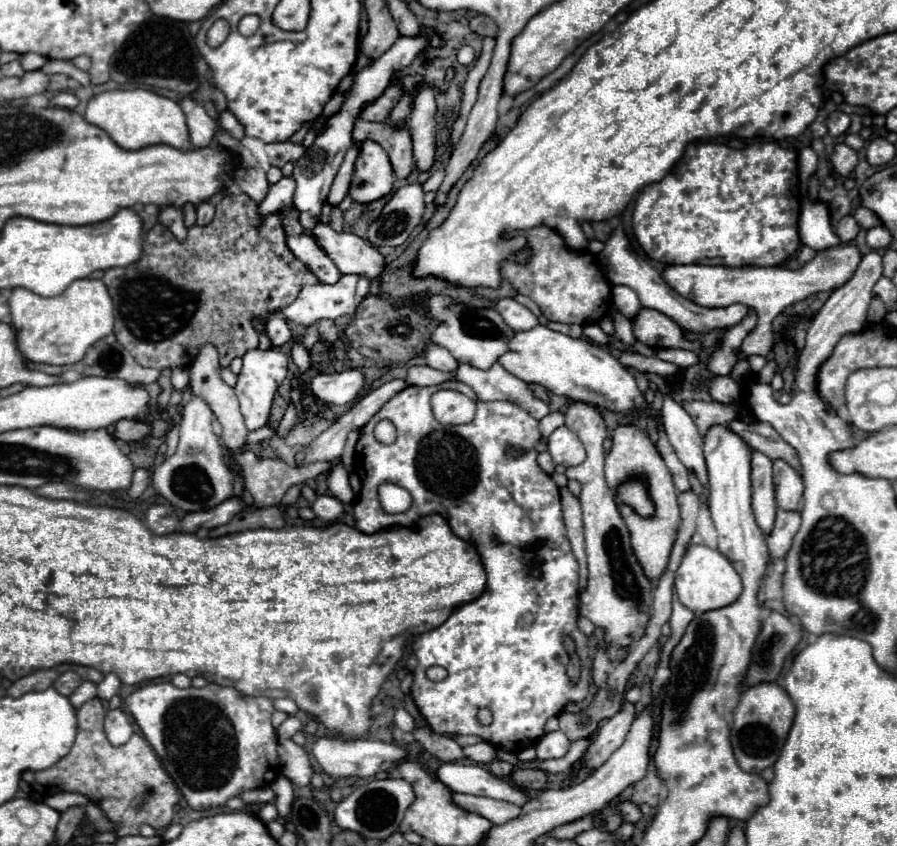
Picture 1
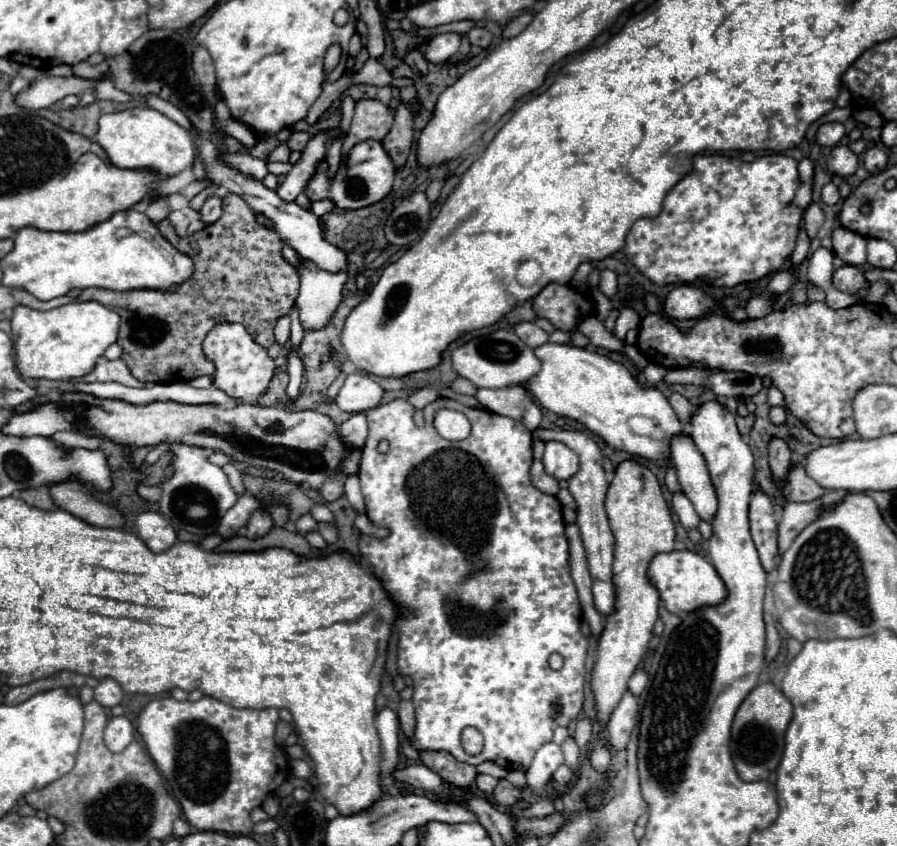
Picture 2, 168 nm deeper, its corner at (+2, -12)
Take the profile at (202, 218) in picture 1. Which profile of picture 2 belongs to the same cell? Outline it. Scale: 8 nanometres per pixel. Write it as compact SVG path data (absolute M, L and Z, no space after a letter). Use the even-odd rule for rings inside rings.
M210 196L206 202L204 202L204 206L202 206L202 220L204 222L210 222L210 224L214 224L218 218L220 218L220 214L222 214L222 198L220 196Z

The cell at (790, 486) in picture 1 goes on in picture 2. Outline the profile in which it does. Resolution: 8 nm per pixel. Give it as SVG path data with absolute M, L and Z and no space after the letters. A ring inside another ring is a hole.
M770 438L770 442L768 442L768 464L770 464L770 470L772 470L776 480L784 480L786 478L788 468L792 464L790 454L792 452L790 452L786 440Z

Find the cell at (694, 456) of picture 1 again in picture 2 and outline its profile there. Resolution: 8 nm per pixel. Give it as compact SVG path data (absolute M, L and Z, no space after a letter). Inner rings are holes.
M688 434L672 438L672 462L684 494L694 504L694 510L704 522L712 522L718 510L716 492L704 462L704 456L694 446Z

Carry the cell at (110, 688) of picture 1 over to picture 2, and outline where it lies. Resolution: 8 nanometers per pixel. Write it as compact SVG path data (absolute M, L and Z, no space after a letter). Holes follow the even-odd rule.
M112 678L100 680L100 684L94 688L94 700L100 702L104 708L112 708L112 706L120 704L120 700L122 700L120 684Z

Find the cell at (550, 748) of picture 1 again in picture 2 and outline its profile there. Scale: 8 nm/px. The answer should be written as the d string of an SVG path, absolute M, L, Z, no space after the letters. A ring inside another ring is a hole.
M554 742L544 744L544 746L536 752L536 756L534 756L534 760L532 760L532 764L530 764L528 772L526 772L528 790L532 792L532 796L540 796L544 784L552 778L552 774L556 772L556 768L558 768L562 762L564 762L564 758L562 758L562 748L560 748L558 744L554 744Z

